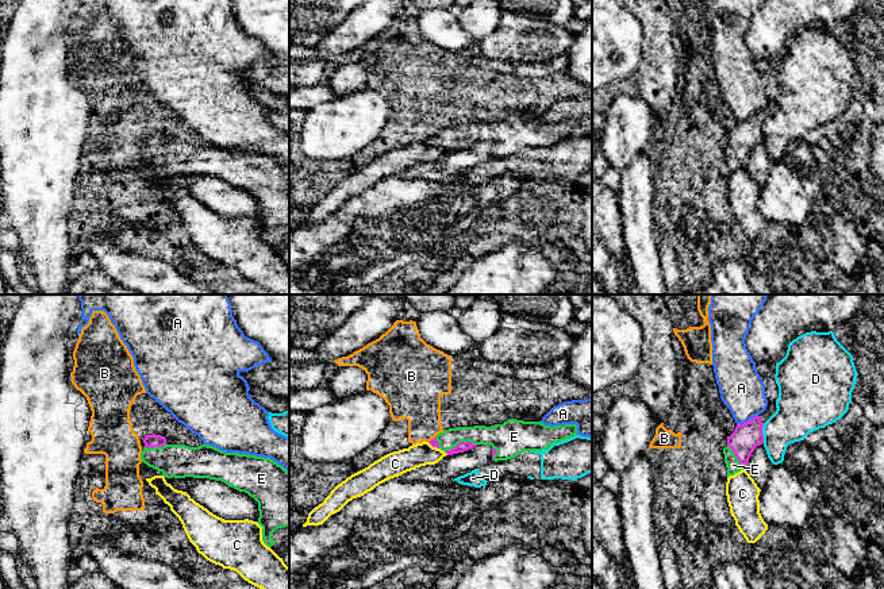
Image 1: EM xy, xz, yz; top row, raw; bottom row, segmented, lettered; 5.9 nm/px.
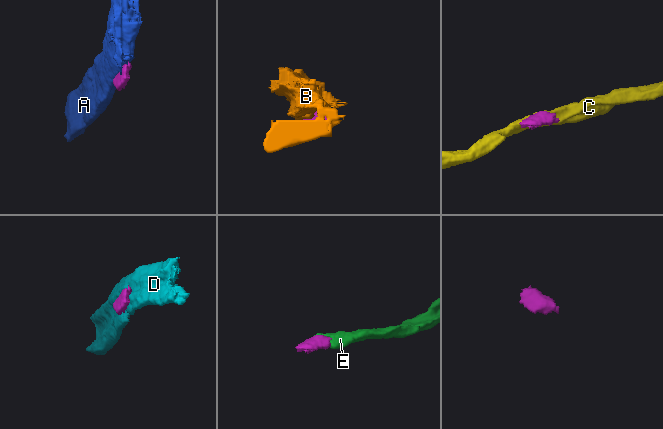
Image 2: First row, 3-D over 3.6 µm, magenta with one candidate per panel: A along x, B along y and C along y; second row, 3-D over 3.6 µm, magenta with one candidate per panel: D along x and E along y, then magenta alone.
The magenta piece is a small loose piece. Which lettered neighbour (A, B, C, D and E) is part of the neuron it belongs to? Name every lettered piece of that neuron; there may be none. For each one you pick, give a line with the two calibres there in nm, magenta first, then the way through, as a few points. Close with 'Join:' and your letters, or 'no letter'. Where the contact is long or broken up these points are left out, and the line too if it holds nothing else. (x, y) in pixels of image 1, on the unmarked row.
E: calibres 60 and 160 nm; way xz (462, 143), (460, 139), (468, 134), (500, 134)
Join: E

